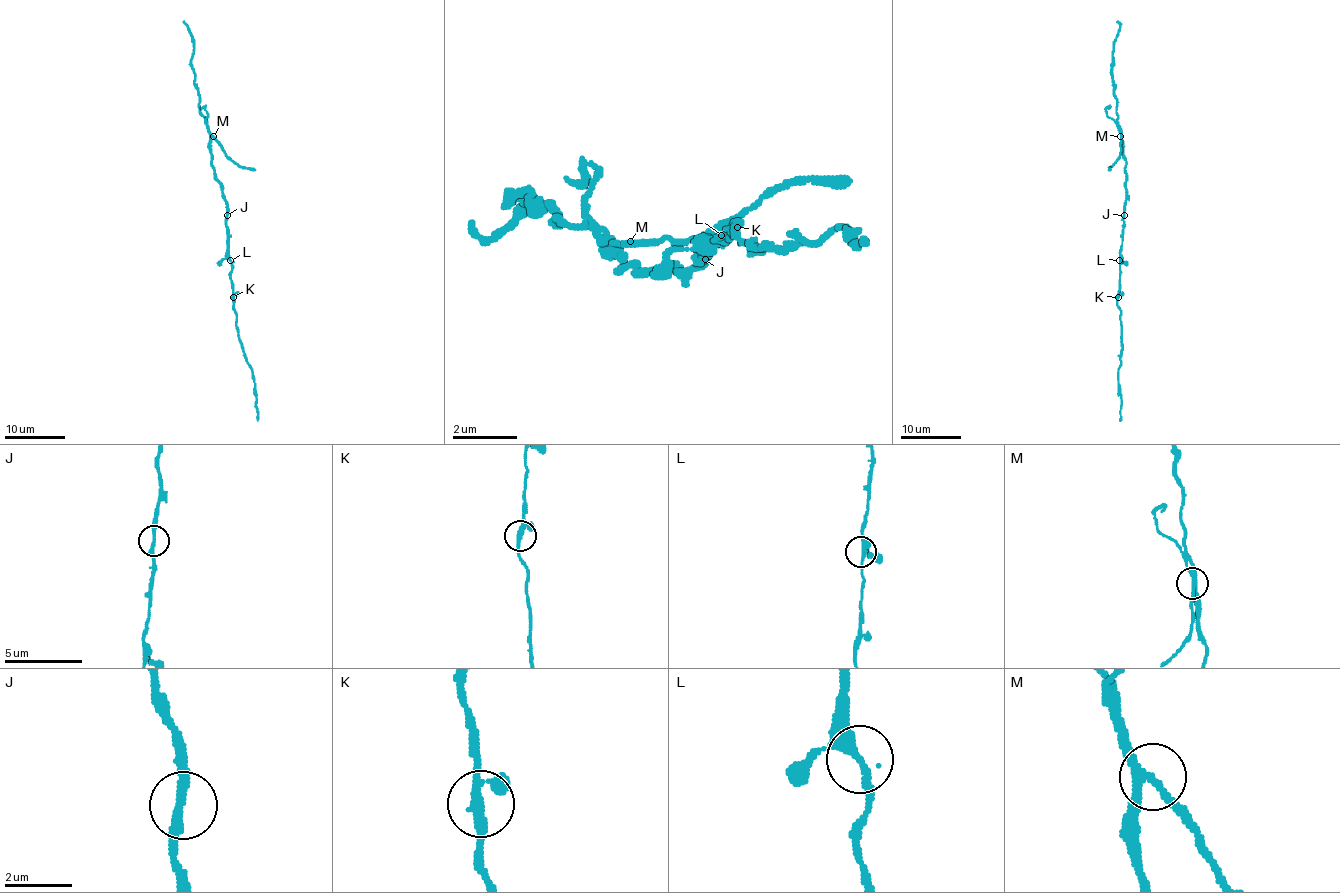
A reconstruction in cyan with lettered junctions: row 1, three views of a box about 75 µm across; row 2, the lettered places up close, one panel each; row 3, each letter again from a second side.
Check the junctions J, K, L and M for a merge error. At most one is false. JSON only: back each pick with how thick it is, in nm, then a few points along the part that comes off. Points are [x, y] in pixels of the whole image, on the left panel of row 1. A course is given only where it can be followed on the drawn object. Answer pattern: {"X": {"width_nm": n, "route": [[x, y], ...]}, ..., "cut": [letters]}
{"M": {"width_nm": 240, "route": [[214, 136], [226, 154], [241, 166], [255, 171]]}, "cut": ["M"]}

